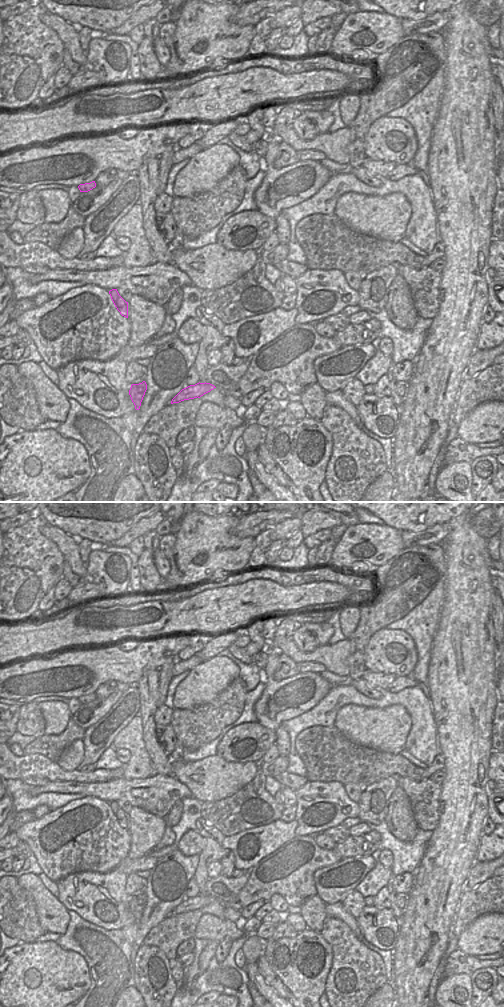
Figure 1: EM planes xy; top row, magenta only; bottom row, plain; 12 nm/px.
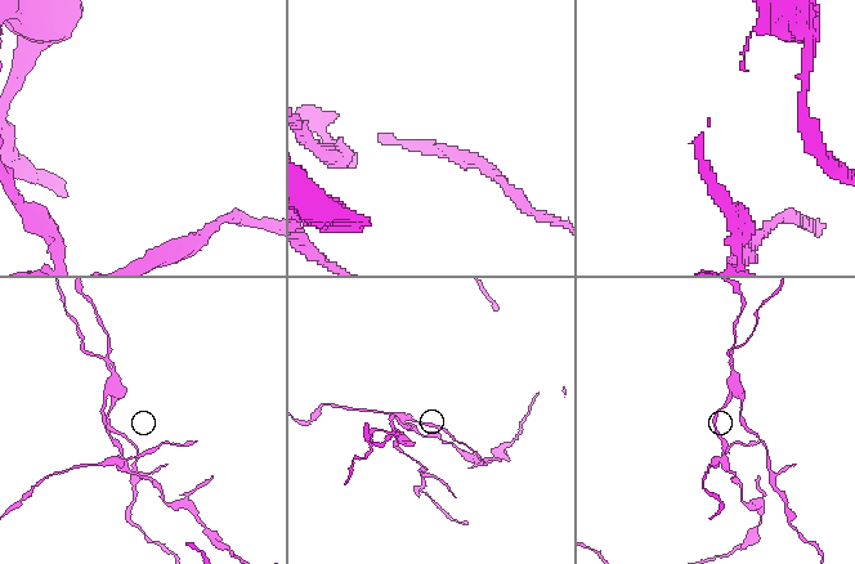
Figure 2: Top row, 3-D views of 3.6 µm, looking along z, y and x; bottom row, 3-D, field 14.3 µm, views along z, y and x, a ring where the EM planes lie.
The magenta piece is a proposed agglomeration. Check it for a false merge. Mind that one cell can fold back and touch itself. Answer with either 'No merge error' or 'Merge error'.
Merge error

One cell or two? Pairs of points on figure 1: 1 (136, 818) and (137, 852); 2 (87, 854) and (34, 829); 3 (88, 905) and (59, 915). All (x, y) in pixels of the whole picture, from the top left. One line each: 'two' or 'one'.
1: one
2: one
3: two

